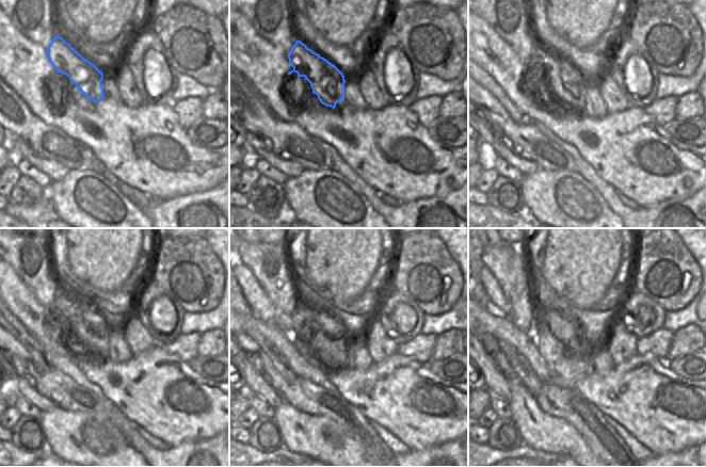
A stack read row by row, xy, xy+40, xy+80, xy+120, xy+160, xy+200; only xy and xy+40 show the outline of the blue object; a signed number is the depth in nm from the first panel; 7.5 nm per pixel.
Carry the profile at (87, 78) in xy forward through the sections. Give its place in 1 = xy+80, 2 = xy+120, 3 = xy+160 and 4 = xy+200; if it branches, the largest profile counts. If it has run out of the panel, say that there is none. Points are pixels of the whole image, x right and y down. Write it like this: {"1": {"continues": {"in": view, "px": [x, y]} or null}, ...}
{"1": {"continues": {"in": "xy+80", "px": [559, 75]}}, "2": {"continues": {"in": "xy+120", "px": [79, 317]}}, "3": {"continues": {"in": "xy+160", "px": [334, 358]}}, "4": {"continues": {"in": "xy+200", "px": [565, 370]}}}

